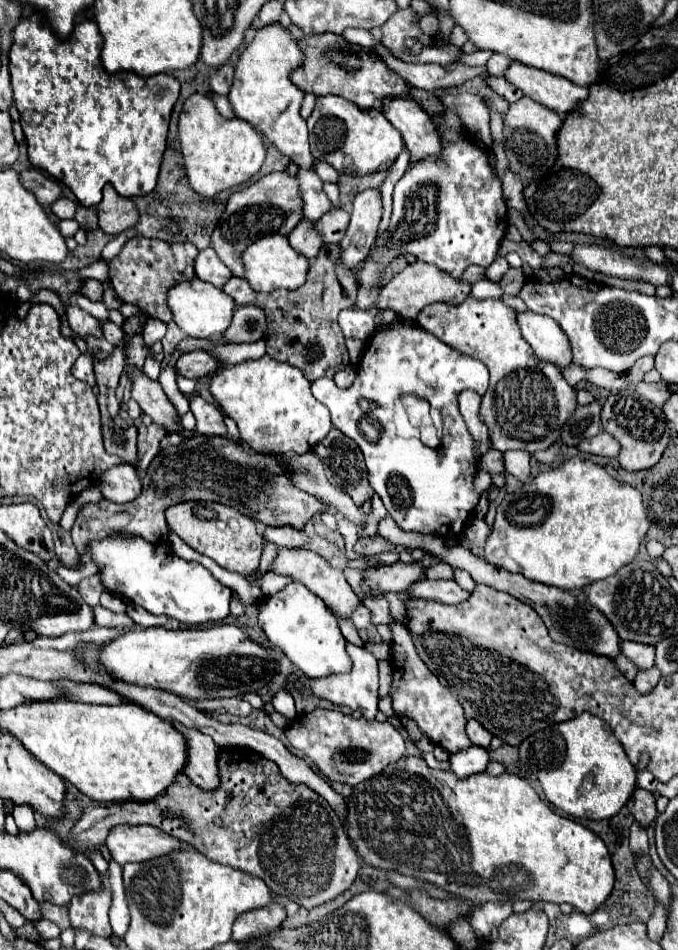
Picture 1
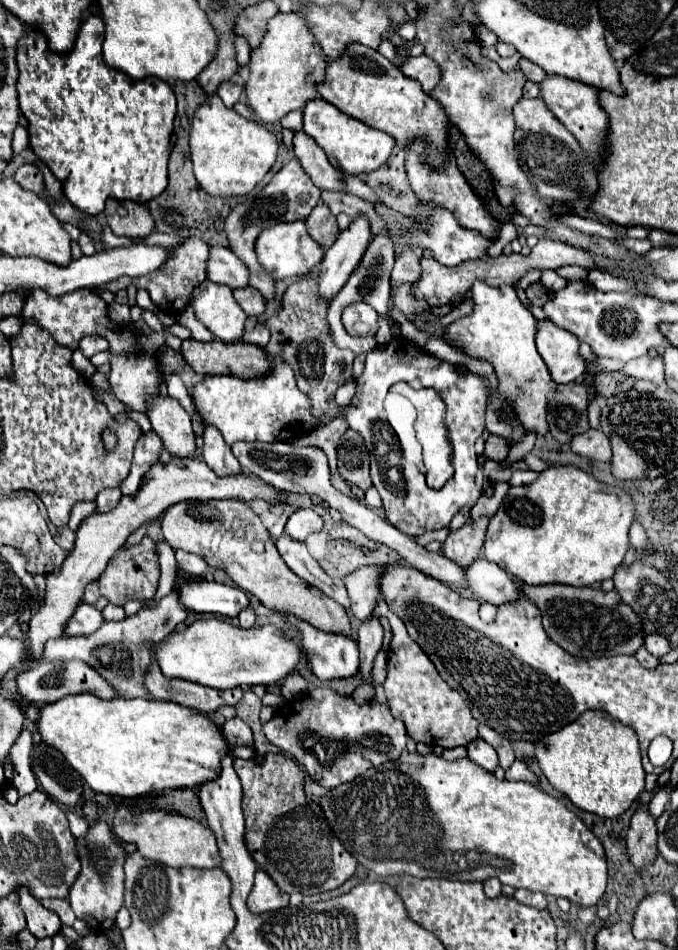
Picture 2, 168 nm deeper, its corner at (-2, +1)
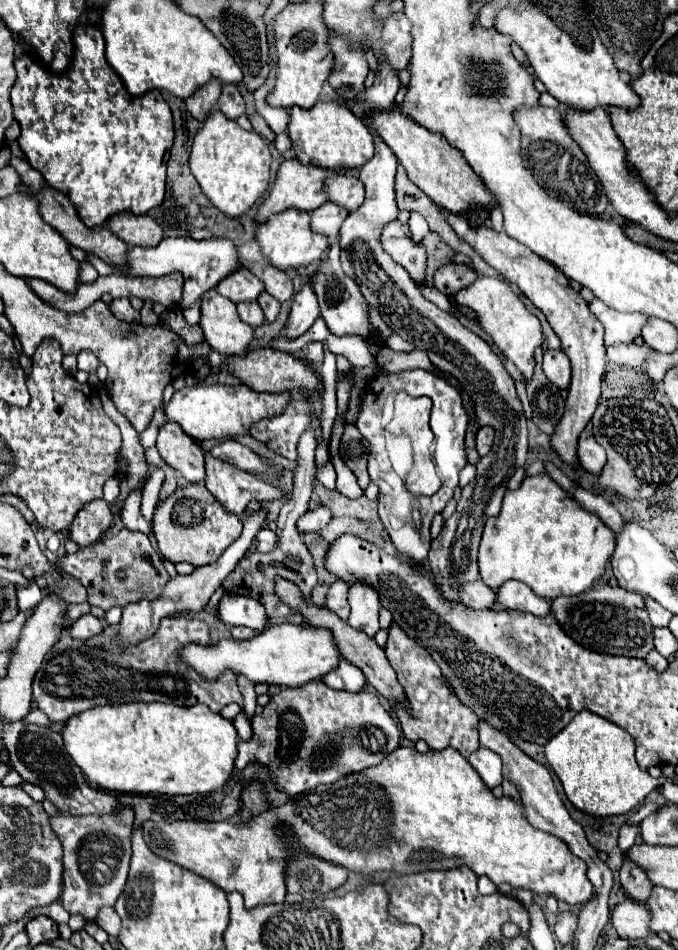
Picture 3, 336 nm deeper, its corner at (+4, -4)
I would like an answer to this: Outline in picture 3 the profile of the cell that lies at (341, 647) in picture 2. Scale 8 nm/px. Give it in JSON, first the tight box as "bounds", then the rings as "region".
{"bounds":[322,660,366,692],"region":[[[342,660],[342,664],[338,668],[334,668],[334,672],[328,672],[326,678],[322,678],[324,684],[328,684],[334,690],[346,690],[346,692],[362,692],[366,678],[362,674],[360,668],[356,668],[354,664],[350,664],[348,660]]]}

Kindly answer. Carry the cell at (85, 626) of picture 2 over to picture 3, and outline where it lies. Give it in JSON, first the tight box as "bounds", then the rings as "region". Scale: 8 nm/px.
{"bounds":[70,614,104,640],"region":[[[86,614],[86,616],[80,616],[80,618],[70,626],[70,636],[88,640],[88,638],[100,634],[102,630],[104,630],[104,620],[98,620],[98,618],[94,618],[92,614]]]}

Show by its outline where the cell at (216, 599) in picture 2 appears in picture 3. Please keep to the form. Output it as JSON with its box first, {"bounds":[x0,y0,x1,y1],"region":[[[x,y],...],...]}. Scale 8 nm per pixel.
{"bounds":[218,594,268,632],"region":[[[226,594],[220,600],[220,606],[218,606],[218,618],[224,624],[248,626],[256,632],[262,632],[268,626],[266,610],[262,608],[262,604],[258,604],[256,600],[250,600],[248,596],[230,596],[230,594]]]}

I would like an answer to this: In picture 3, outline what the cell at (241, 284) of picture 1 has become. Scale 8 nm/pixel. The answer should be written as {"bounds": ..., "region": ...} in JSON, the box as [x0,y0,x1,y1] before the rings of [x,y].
{"bounds":[238,302,264,328],"region":[[[242,302],[238,304],[238,314],[240,318],[250,324],[252,328],[258,328],[262,322],[264,322],[264,314],[262,314],[262,308],[258,306],[258,302]]]}

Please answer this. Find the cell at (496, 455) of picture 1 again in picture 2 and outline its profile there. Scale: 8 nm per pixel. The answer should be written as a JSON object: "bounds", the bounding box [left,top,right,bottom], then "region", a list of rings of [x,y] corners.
{"bounds":[484,435,508,463],"region":[[[490,435],[486,439],[486,449],[484,449],[484,455],[496,463],[500,463],[502,459],[506,459],[508,455],[508,445],[502,437],[496,437],[496,435]]]}

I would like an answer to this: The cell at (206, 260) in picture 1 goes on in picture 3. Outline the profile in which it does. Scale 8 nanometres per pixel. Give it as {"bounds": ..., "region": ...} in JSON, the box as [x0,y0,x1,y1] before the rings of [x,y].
{"bounds":[218,268,264,304],"region":[[[244,268],[244,272],[234,272],[234,276],[222,280],[222,284],[218,284],[218,292],[238,304],[246,300],[256,300],[264,292],[264,282]]]}

